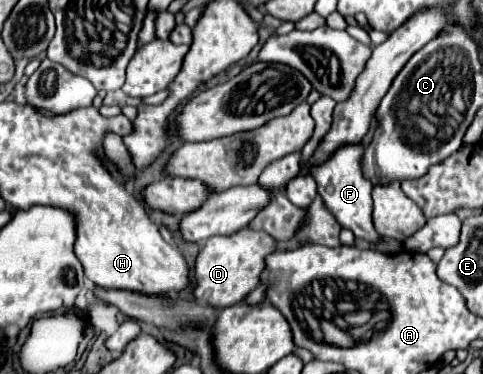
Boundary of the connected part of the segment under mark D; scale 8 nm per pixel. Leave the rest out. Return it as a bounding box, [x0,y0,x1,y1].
[196,227,276,307]

